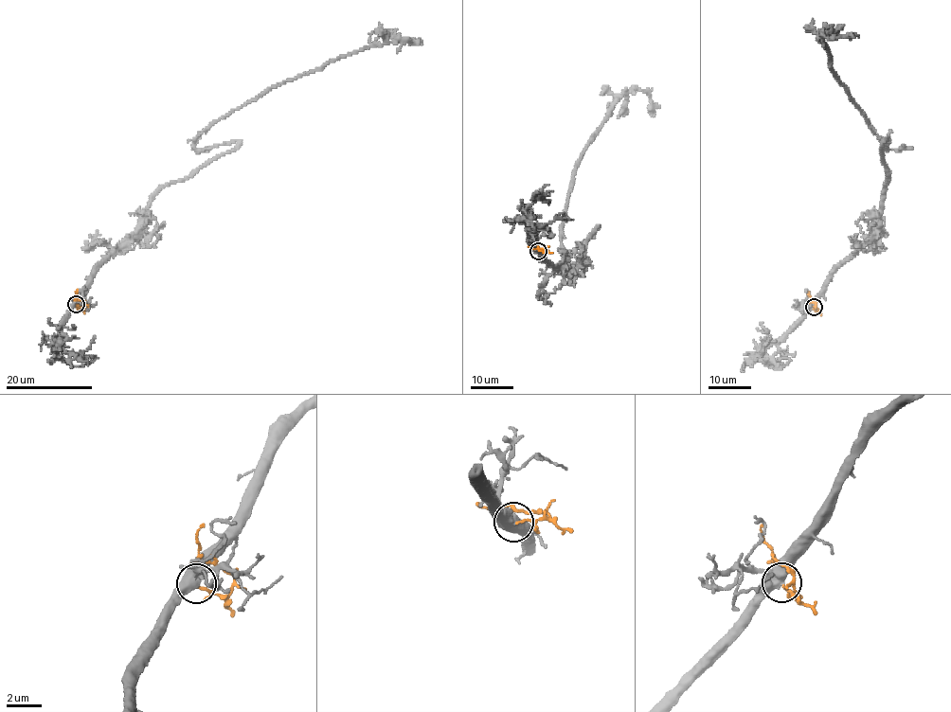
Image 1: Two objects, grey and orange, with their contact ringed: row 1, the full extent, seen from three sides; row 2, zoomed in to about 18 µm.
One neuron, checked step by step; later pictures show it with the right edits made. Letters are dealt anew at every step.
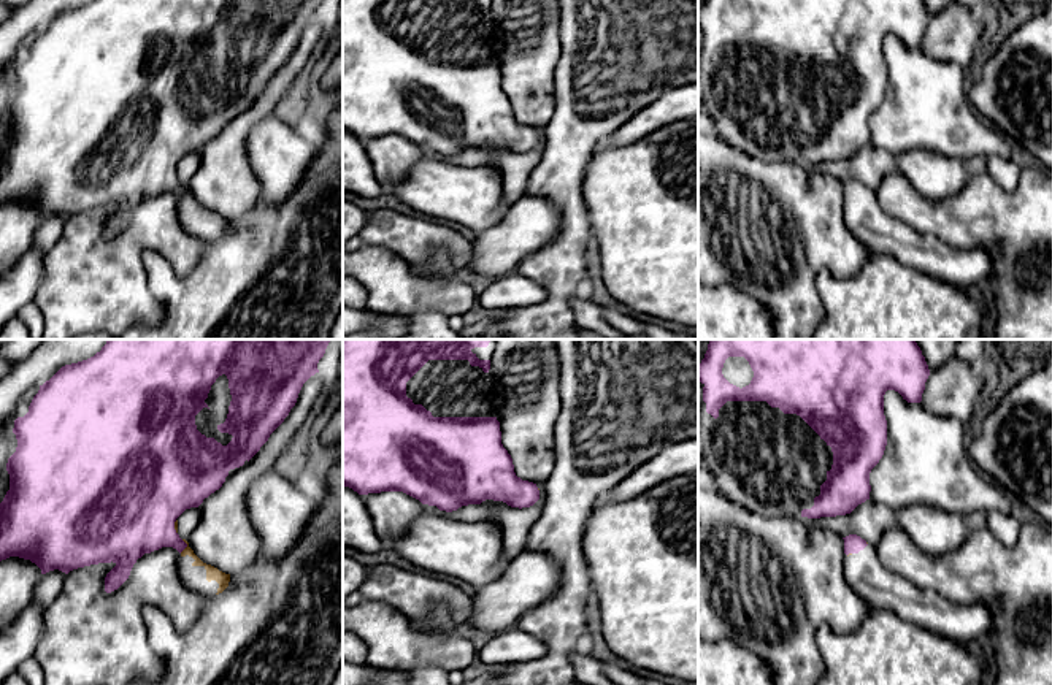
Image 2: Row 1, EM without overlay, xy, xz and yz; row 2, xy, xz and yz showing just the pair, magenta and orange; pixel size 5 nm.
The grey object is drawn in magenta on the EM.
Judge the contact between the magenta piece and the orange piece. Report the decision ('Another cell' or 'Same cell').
Same cell

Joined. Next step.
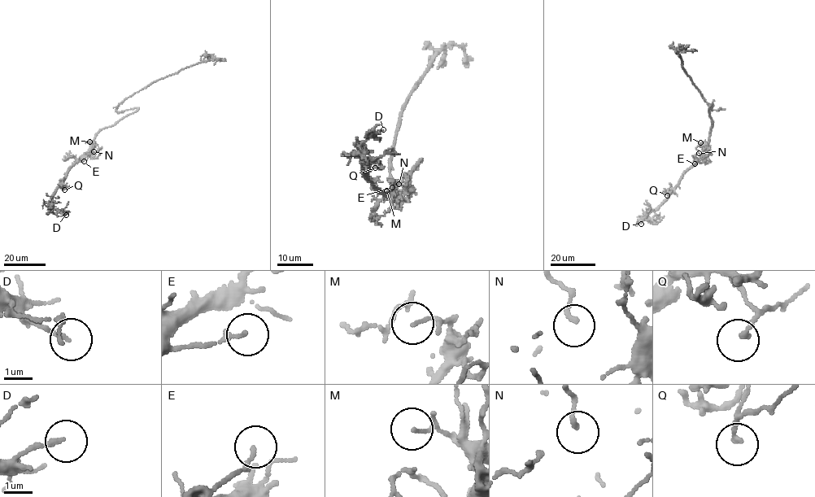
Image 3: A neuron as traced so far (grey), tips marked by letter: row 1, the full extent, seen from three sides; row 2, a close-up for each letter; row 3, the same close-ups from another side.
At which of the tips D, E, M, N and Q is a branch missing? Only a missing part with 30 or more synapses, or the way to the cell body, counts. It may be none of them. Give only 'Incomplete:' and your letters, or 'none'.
Incomplete: none

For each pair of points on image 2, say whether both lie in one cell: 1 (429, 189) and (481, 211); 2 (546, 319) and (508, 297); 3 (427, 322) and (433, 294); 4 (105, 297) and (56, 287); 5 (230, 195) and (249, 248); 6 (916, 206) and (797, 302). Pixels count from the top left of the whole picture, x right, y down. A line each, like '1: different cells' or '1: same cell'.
1: same cell
2: different cells
3: different cells
4: same cell
5: different cells
6: different cells

